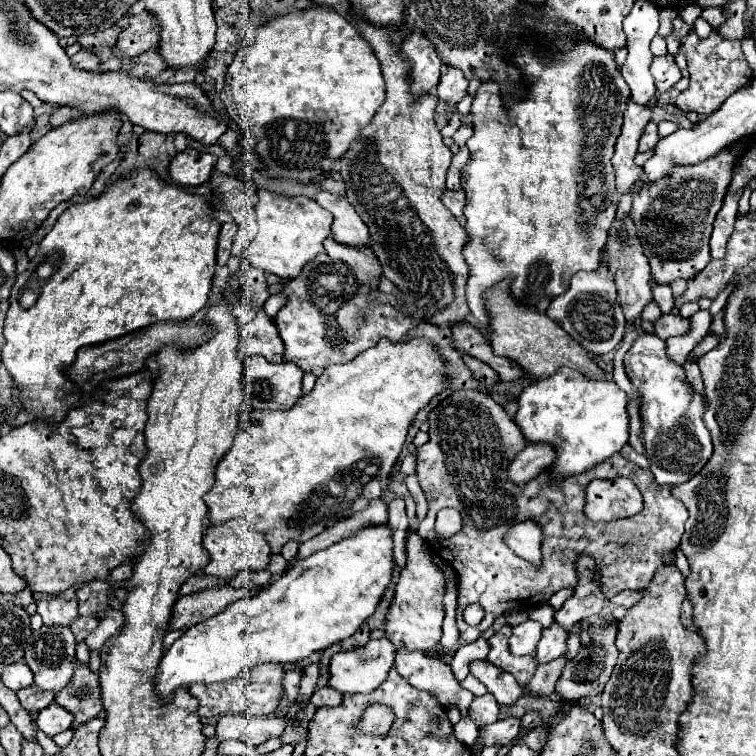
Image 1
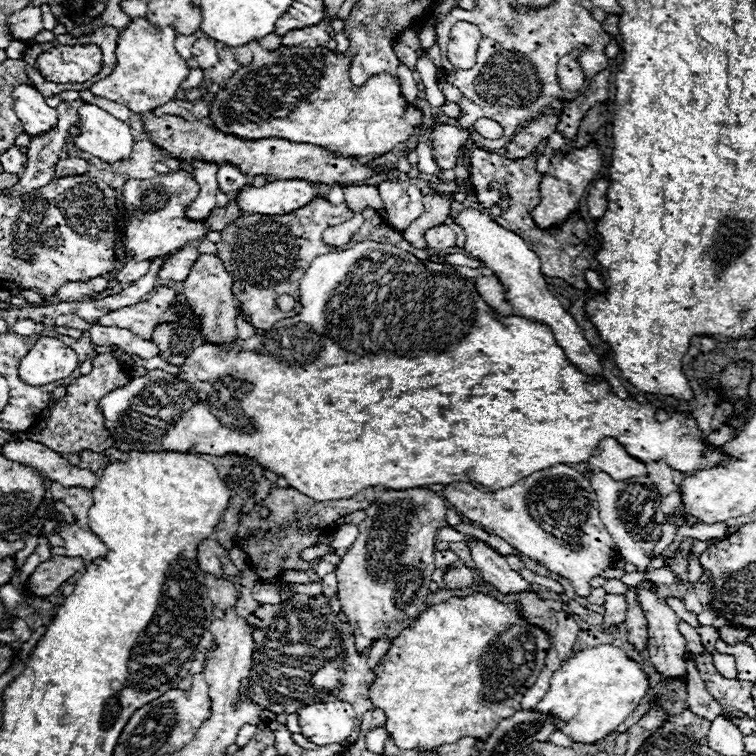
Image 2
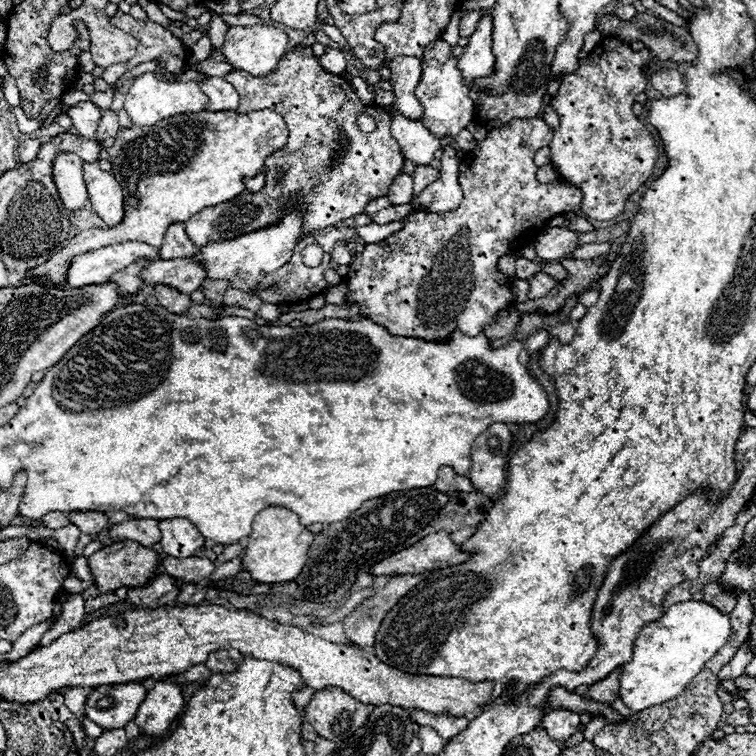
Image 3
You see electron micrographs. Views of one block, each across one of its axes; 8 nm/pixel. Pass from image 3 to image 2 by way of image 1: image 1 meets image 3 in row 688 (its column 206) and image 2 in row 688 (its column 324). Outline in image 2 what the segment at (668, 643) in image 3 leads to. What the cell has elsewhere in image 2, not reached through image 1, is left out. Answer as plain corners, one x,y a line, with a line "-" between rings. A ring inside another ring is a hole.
600,644
568,658
550,678
546,696
532,708
552,714
556,728
578,744
594,744
614,732
618,724
646,698
648,678
642,668
630,660
620,648

